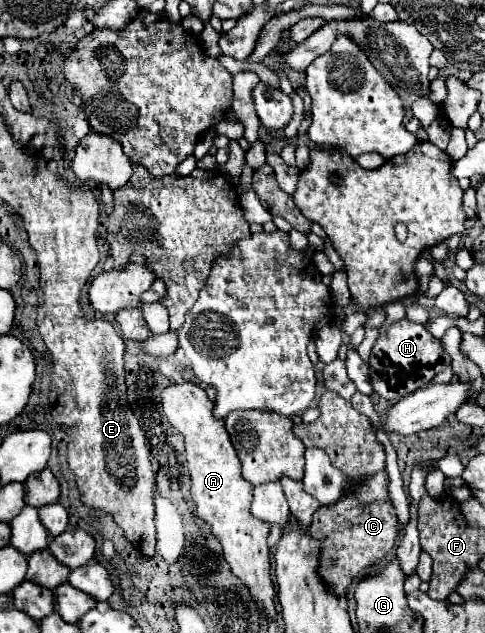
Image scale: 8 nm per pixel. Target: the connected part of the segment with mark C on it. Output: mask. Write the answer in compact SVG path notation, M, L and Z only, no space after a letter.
M344 498L334 506L320 508L314 512L314 520L308 528L308 536L320 540L320 558L318 558L318 576L322 584L330 588L338 598L346 596L350 586L358 582L360 574L384 560L396 542L398 522L392 502L374 502L360 506L354 498Z

